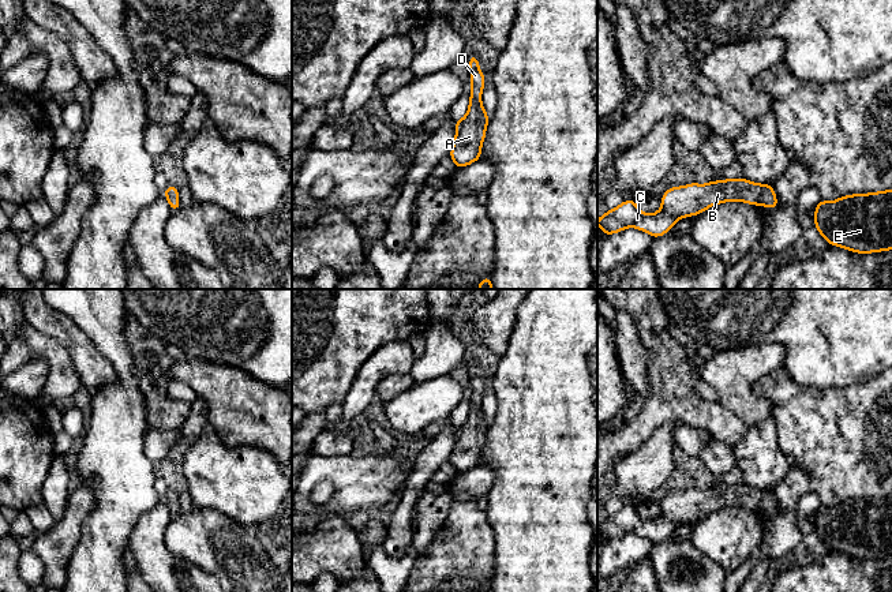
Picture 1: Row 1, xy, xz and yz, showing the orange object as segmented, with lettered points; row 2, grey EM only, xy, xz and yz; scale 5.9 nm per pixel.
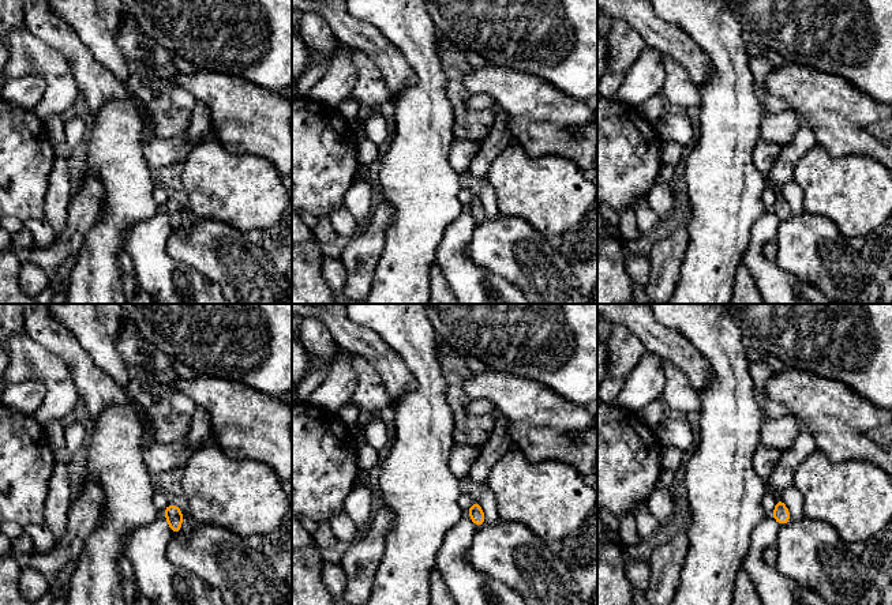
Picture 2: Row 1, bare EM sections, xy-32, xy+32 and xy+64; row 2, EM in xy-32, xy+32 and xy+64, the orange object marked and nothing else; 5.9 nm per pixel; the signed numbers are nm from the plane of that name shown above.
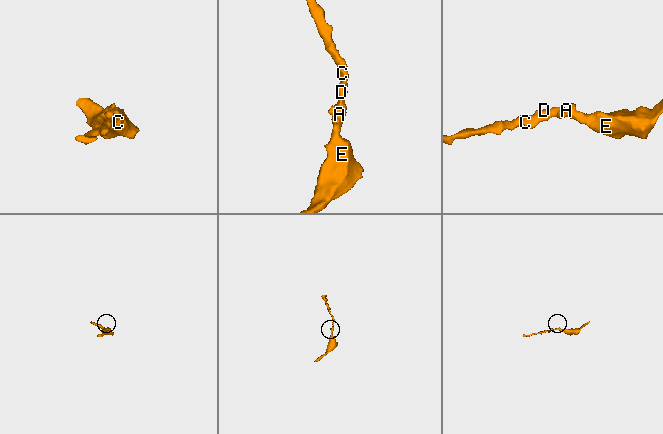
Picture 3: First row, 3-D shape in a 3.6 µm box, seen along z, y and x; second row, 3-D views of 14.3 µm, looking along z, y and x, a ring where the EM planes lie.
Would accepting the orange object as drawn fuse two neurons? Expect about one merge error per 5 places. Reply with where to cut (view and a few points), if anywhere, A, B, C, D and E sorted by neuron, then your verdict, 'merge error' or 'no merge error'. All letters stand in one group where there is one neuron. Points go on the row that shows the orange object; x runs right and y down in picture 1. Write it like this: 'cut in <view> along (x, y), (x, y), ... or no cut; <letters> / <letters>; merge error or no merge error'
no cut; A B C D E; no merge error

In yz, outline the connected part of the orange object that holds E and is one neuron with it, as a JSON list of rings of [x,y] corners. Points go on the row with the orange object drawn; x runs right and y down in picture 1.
[[[892,190],[820,201],[814,226],[828,244],[852,252],[892,250]]]

